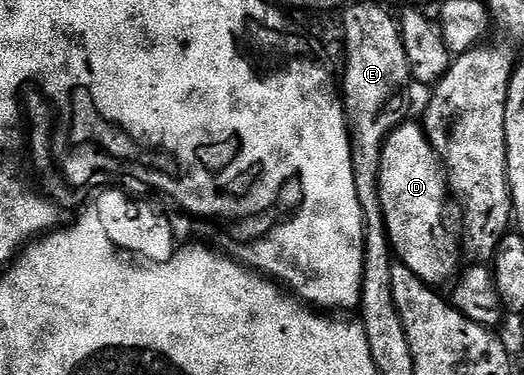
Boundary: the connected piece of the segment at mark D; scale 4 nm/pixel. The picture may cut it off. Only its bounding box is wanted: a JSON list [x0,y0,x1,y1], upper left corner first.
[379,123,463,287]

